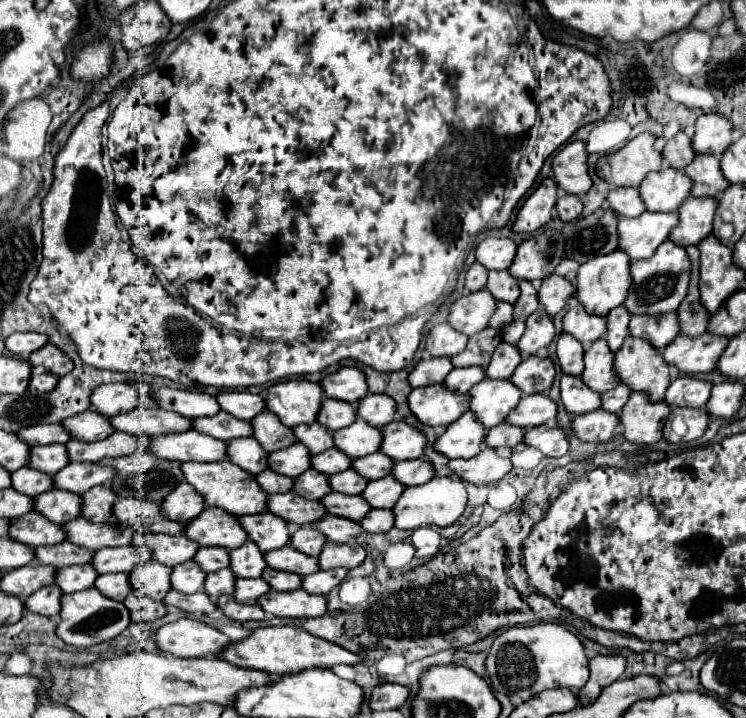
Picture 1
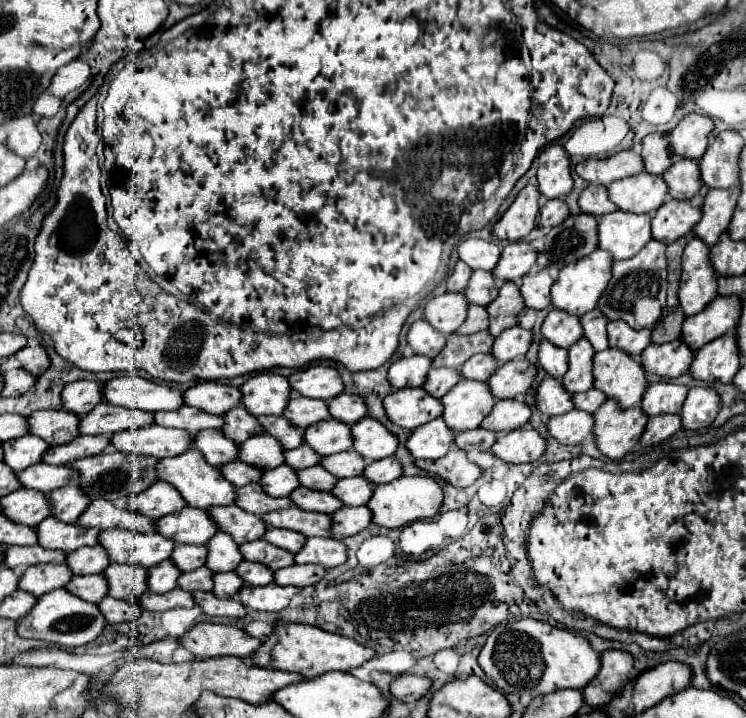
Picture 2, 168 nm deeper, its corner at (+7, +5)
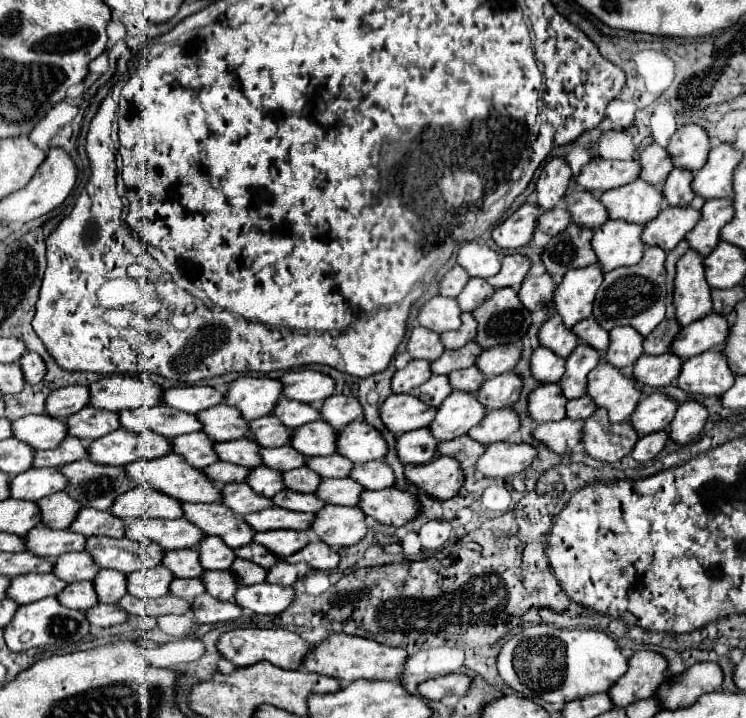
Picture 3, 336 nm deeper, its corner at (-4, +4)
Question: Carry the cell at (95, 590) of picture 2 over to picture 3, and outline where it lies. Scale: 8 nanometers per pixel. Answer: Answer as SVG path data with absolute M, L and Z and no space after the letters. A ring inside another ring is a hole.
M73 582L67 584L67 588L57 596L59 602L67 608L79 608L83 612L87 612L89 608L93 608L99 600L95 596L95 586L93 582Z

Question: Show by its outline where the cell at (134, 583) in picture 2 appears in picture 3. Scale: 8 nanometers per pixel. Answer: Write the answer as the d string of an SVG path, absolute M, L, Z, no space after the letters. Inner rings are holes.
M101 570L93 580L99 602L117 604L127 594L127 576L119 570Z

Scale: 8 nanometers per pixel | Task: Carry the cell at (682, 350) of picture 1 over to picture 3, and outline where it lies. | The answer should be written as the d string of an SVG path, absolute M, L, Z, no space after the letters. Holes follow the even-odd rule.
M665 352L661 356L647 356L643 354L633 368L633 376L637 382L641 384L649 384L655 388L665 388L669 384L673 384L681 372L683 360L673 354L673 352Z

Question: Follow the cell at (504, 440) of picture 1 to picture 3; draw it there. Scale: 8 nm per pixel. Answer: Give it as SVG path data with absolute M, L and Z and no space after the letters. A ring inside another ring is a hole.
M459 436L455 440L447 440L447 442L439 444L439 454L457 458L461 462L467 460L467 458L477 460L485 450L487 450L487 444L481 444L481 442L473 440L471 436Z

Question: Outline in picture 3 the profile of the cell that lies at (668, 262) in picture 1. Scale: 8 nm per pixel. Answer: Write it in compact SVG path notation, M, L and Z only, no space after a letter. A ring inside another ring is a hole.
M647 248L643 260L629 268L615 268L605 274L605 280L595 296L595 320L601 328L611 330L615 326L633 326L639 334L647 336L665 318L665 256L663 248Z

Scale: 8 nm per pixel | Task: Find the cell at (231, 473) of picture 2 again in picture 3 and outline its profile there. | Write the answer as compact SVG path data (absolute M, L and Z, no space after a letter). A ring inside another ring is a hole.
M215 462L215 464L211 464L211 468L207 468L207 470L203 468L203 472L219 484L221 482L231 484L231 482L247 482L247 476L251 470L237 466L237 464L231 464L231 462Z

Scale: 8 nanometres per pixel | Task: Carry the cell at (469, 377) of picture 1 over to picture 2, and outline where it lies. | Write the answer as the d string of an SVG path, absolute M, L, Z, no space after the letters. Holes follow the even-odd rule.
M442 367L442 369L430 369L428 371L428 379L424 381L424 389L436 397L436 399L442 399L458 381L460 381L460 373L456 369L448 369L448 367Z

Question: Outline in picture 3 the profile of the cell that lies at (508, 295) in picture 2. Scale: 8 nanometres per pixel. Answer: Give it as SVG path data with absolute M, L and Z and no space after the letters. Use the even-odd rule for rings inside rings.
M513 288L497 290L487 304L473 312L473 316L479 320L475 340L485 348L497 344L519 344L531 326L531 314Z

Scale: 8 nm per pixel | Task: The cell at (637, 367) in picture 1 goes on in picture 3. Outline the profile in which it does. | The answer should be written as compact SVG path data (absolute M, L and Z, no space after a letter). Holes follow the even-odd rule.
M599 362L595 370L589 372L587 380L587 394L595 400L597 406L607 408L611 422L631 418L643 394L633 376L623 374L609 362Z

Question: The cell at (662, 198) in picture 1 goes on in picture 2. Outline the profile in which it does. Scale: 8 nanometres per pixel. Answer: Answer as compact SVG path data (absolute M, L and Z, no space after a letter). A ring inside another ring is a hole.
M646 171L612 181L608 187L608 199L620 209L630 213L652 213L656 211L668 193L662 177L650 175Z

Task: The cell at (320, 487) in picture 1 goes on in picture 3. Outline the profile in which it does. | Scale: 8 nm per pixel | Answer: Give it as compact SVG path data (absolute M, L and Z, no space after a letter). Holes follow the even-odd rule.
M259 466L259 468L251 470L251 476L249 476L247 484L251 484L251 488L255 492L259 492L261 496L267 496L267 498L285 490L283 472L273 470L273 468L265 468L265 466Z

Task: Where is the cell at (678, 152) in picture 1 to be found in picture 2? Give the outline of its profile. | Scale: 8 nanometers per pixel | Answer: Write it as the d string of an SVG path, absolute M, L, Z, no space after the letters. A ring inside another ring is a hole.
M652 133L642 139L642 159L644 171L652 175L664 175L672 165L672 153L668 147L668 139L662 133Z

